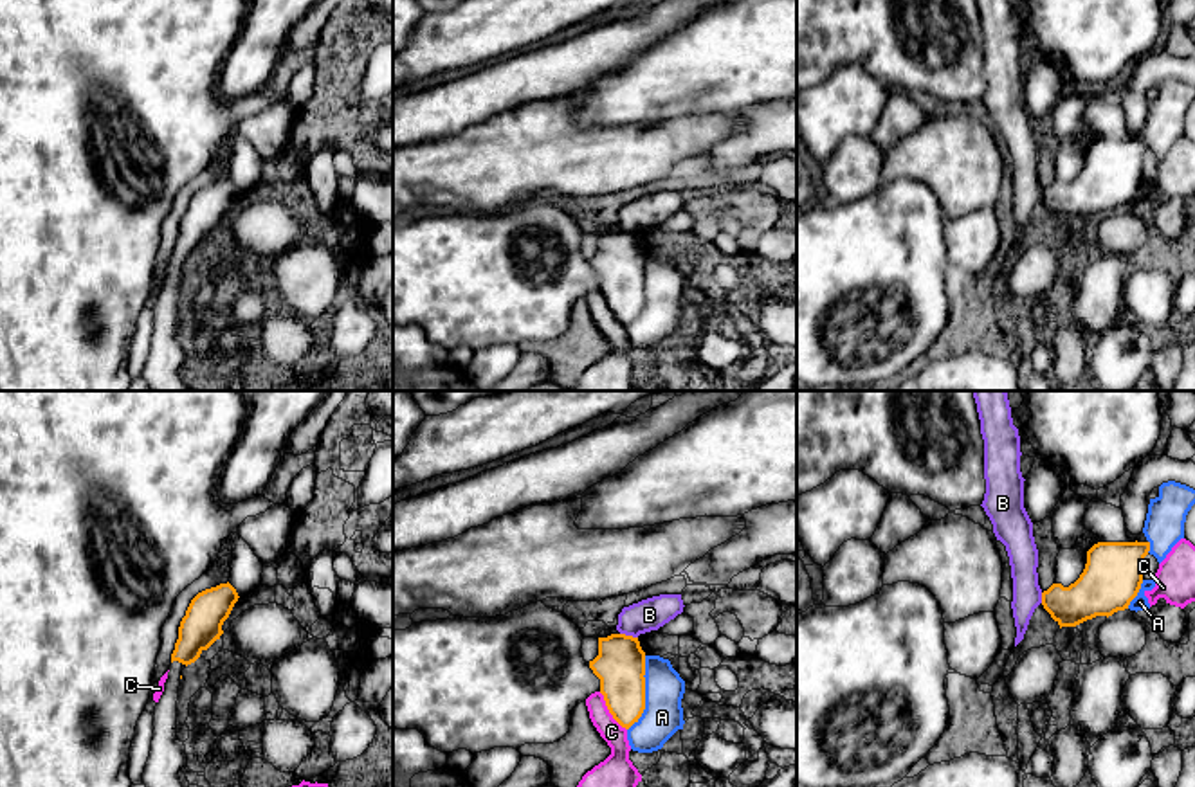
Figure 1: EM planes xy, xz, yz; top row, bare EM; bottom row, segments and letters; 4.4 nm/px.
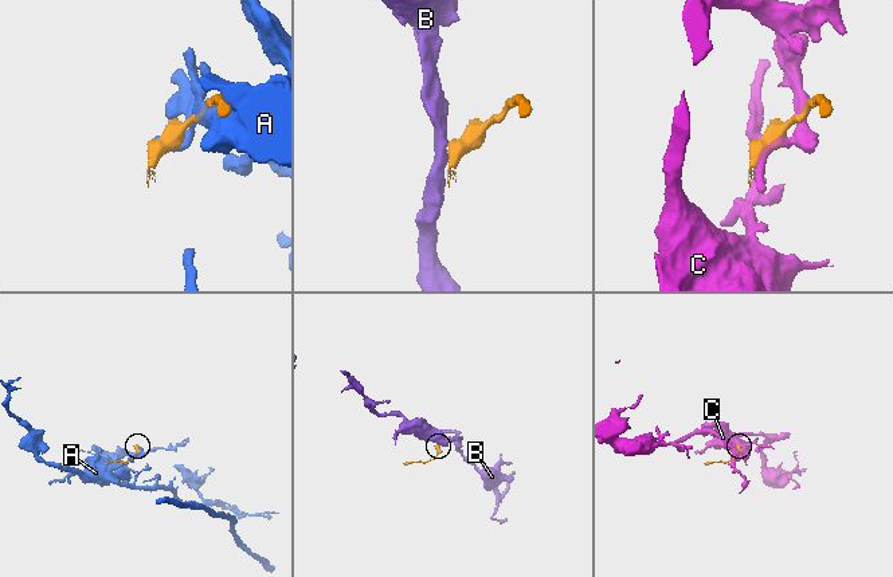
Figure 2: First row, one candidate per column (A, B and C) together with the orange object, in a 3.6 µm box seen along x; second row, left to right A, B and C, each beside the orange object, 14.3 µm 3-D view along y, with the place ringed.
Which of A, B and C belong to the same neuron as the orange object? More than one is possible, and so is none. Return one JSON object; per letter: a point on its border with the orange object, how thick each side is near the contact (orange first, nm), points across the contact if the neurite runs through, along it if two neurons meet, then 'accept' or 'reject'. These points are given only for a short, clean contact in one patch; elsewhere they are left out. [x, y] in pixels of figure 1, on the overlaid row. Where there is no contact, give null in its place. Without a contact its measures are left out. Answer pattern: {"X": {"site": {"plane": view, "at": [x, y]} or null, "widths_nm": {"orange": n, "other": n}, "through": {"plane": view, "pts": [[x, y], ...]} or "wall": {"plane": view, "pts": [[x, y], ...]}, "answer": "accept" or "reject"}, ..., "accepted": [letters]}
{"A": {"site": {"plane": "xz", "at": [644, 694]}, "widths_nm": {"orange": 220, "other": 180}, "answer": "reject"}, "B": {"site": {"plane": "xz", "at": [629, 636]}, "widths_nm": {"orange": 220, "other": 140}, "wall": {"plane": "xz", "pts": [[620, 633], [637, 638]]}, "answer": "reject"}, "C": {"site": {"plane": "xz", "at": [610, 712]}, "widths_nm": {"orange": 220, "other": 120}, "wall": {"plane": "xz", "pts": [[599, 692], [608, 712], [626, 730]]}, "answer": "reject"}, "accepted": []}

